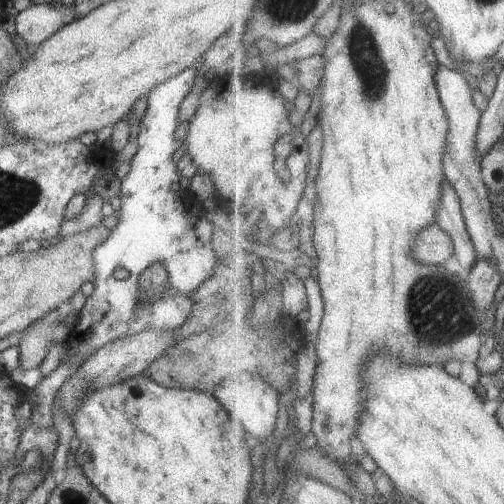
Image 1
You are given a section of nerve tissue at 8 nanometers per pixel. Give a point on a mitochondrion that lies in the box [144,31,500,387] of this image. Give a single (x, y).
(439, 314)

